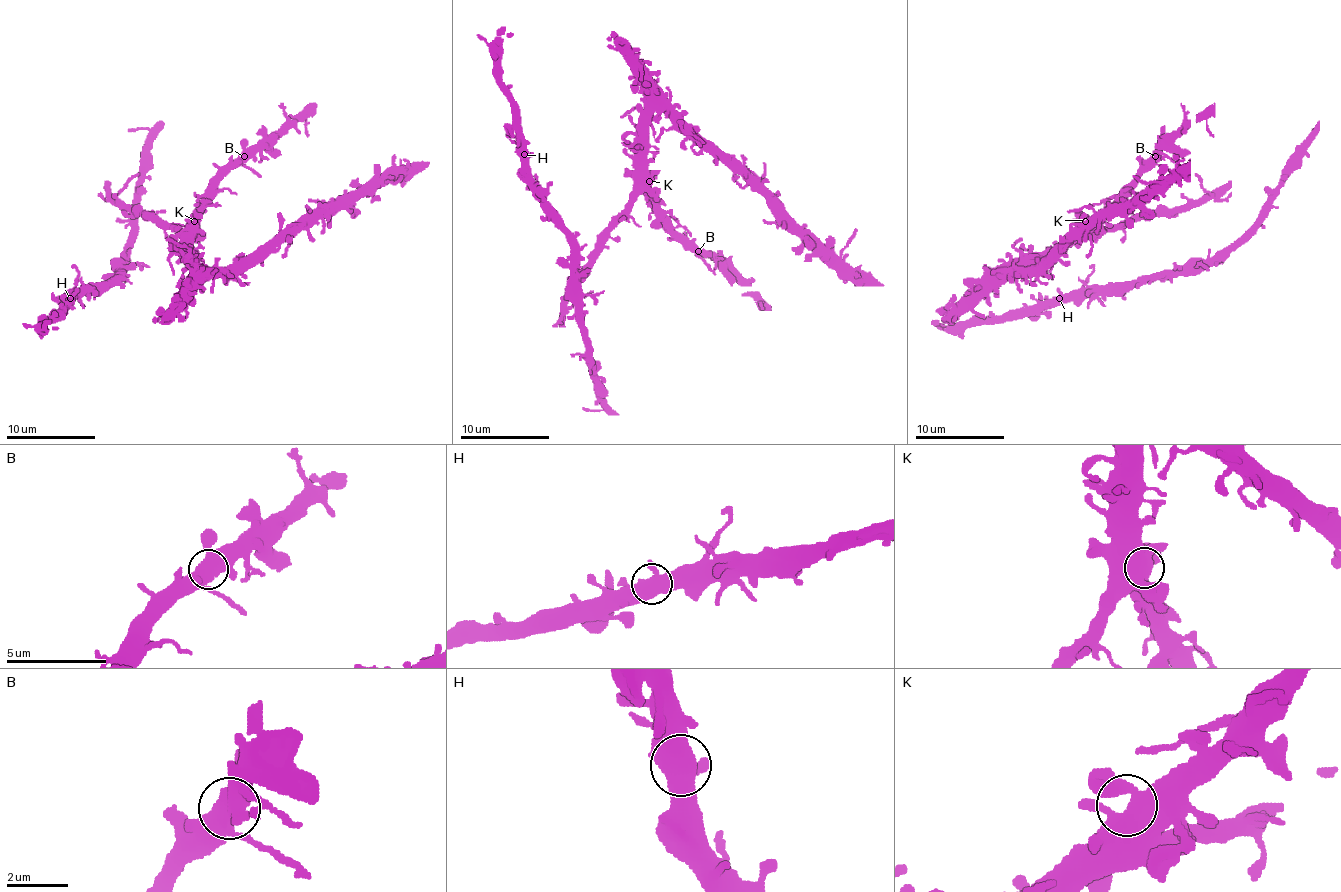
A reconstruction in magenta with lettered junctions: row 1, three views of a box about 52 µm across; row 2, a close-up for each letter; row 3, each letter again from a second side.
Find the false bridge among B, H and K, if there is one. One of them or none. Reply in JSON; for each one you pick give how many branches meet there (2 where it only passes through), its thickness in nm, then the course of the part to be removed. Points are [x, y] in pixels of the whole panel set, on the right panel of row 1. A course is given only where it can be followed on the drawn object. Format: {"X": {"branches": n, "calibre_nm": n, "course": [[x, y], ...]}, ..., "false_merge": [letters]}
{"false_merge": []}

